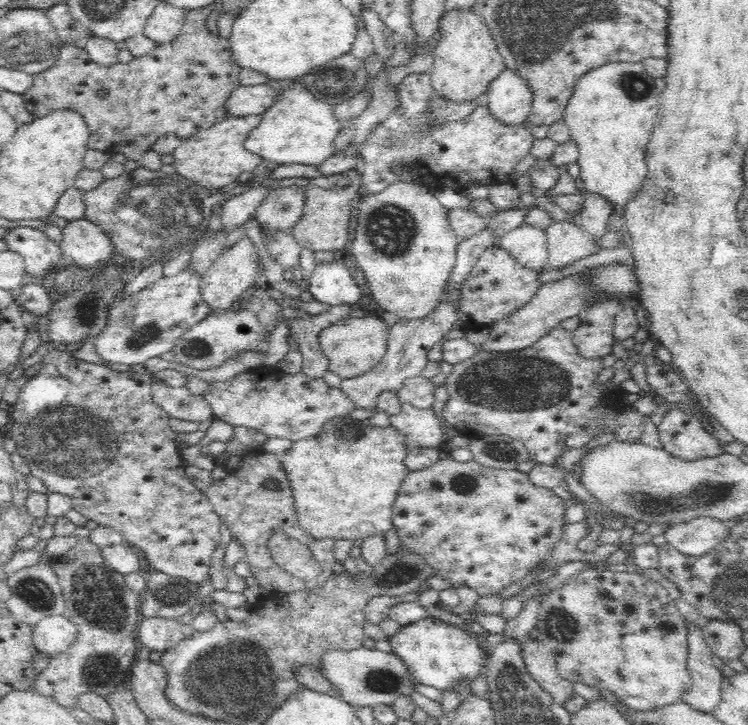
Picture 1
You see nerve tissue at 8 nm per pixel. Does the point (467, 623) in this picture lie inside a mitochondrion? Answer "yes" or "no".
no

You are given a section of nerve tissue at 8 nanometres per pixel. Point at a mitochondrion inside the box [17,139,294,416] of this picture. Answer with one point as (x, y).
(161, 214)

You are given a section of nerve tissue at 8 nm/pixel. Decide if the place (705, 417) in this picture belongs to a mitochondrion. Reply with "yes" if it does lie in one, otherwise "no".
no

